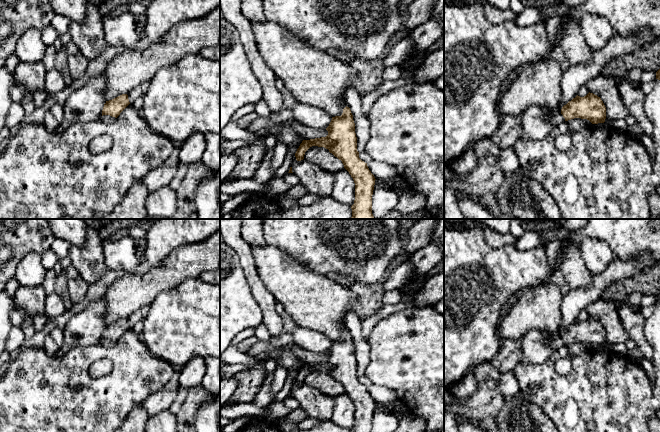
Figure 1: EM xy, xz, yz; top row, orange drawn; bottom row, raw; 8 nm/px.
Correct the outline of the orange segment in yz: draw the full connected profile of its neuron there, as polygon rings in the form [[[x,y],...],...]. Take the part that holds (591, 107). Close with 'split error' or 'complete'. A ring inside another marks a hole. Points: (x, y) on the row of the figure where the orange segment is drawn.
[[[590,92],[584,97],[577,95],[560,112],[557,107],[532,105],[522,113],[520,139],[542,140],[556,126],[574,118],[587,119],[592,124],[604,123],[606,107],[600,97]]] | split error

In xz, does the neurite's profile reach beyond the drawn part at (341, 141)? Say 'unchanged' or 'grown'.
unchanged

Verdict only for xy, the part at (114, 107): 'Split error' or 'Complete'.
Split error

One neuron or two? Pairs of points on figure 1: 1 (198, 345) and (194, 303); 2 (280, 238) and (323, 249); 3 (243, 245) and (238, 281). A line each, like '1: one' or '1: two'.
1: one
2: one
3: two

